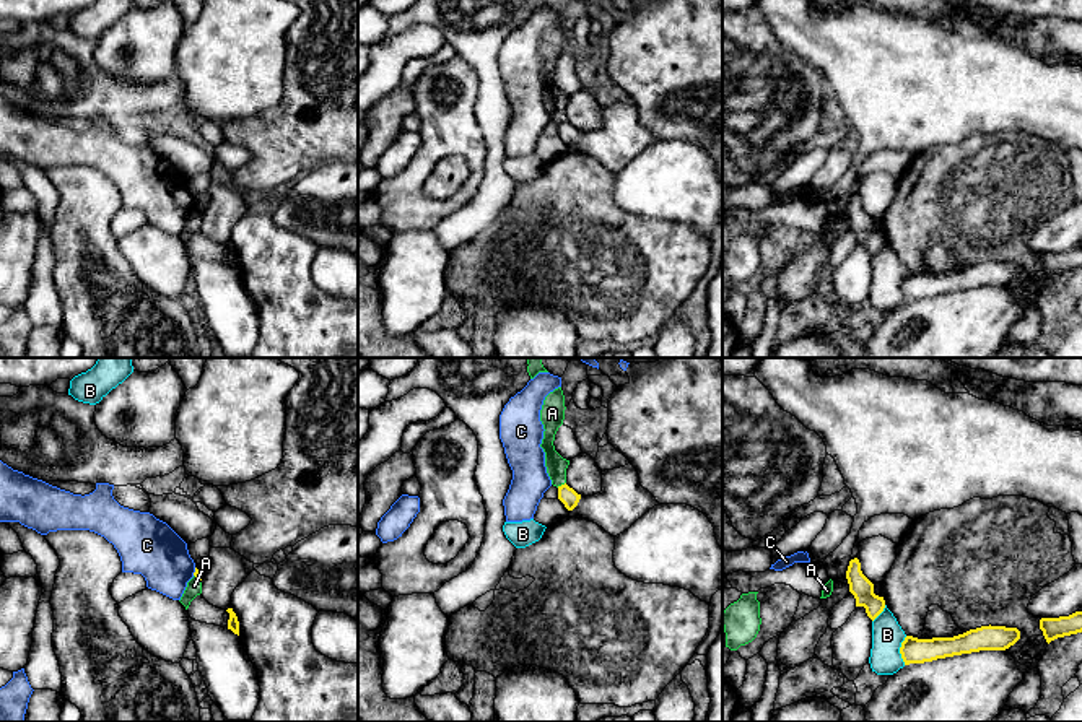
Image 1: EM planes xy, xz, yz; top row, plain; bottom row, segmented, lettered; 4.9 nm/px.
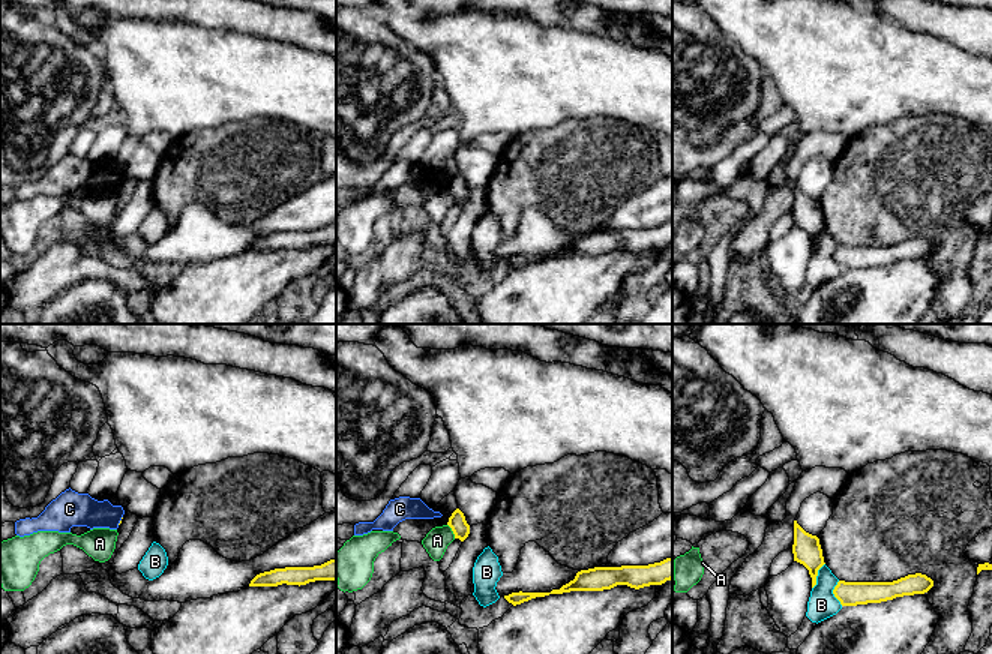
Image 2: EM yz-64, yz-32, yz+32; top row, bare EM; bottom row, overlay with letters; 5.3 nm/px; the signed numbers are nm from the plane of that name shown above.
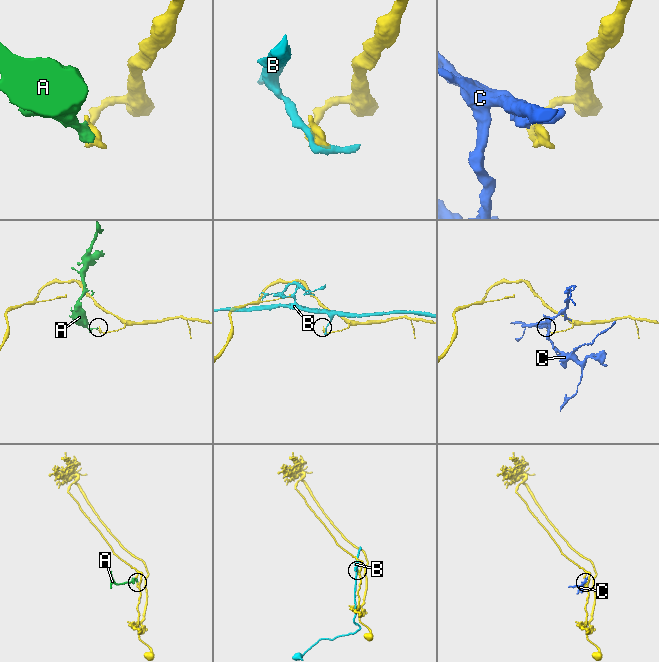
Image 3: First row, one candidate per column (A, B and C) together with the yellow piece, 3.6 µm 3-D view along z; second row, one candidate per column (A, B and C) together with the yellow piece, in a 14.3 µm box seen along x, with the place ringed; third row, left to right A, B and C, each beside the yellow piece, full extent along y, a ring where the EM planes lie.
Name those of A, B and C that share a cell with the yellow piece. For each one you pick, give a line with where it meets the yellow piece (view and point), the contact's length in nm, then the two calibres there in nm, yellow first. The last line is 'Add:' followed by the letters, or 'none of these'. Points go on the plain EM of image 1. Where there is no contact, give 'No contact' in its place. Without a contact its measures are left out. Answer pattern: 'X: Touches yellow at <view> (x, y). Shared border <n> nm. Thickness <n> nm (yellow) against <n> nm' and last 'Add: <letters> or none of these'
Add: none of these

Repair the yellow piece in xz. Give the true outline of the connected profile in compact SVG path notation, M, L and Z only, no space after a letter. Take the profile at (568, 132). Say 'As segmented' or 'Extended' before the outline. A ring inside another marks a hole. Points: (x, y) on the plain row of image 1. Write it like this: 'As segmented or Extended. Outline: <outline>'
As segmented. Outline: M565 119L558 122L558 135L565 140L568 146L573 146L578 141L581 130L578 130L573 124Z

